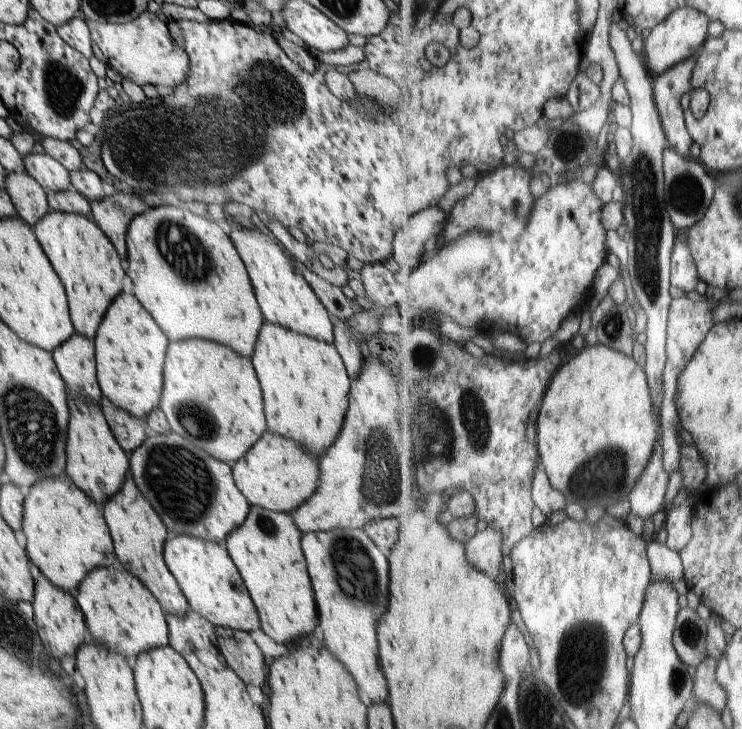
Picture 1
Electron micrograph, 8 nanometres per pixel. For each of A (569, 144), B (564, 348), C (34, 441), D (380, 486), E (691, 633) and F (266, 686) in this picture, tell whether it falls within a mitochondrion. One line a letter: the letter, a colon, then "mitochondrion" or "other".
A: mitochondrion
B: other
C: mitochondrion
D: mitochondrion
E: mitochondrion
F: other

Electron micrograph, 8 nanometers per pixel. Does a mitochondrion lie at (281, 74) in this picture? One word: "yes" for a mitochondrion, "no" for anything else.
yes

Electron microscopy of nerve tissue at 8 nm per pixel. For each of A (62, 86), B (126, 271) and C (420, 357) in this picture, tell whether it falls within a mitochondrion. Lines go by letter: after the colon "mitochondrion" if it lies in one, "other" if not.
A: mitochondrion
B: other
C: mitochondrion

